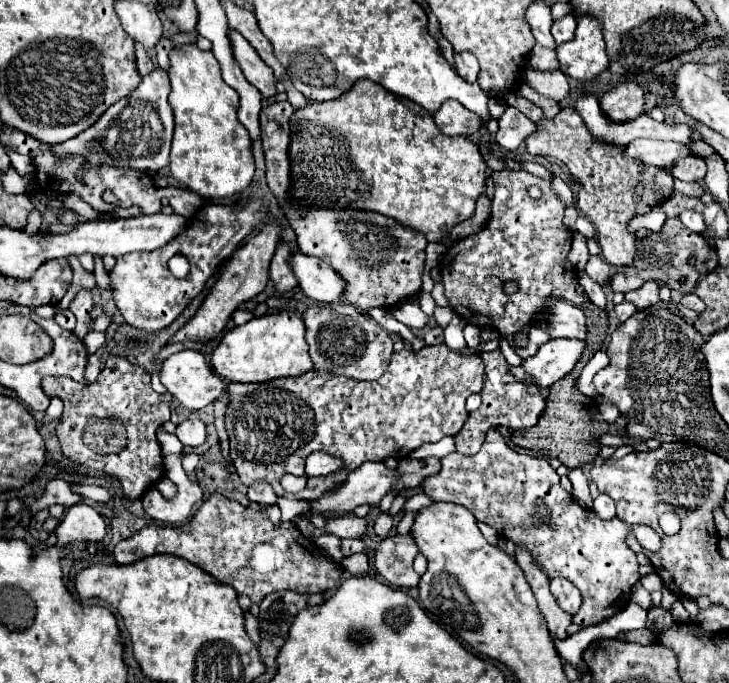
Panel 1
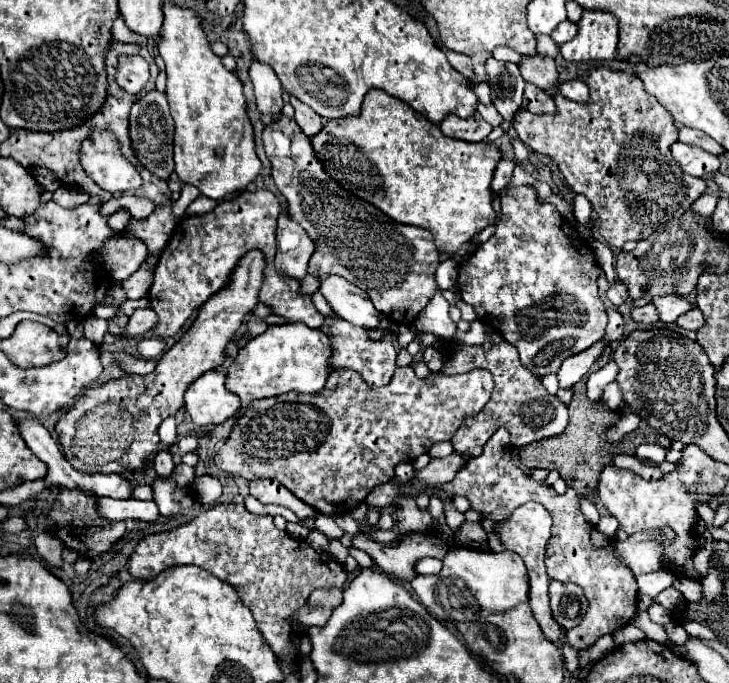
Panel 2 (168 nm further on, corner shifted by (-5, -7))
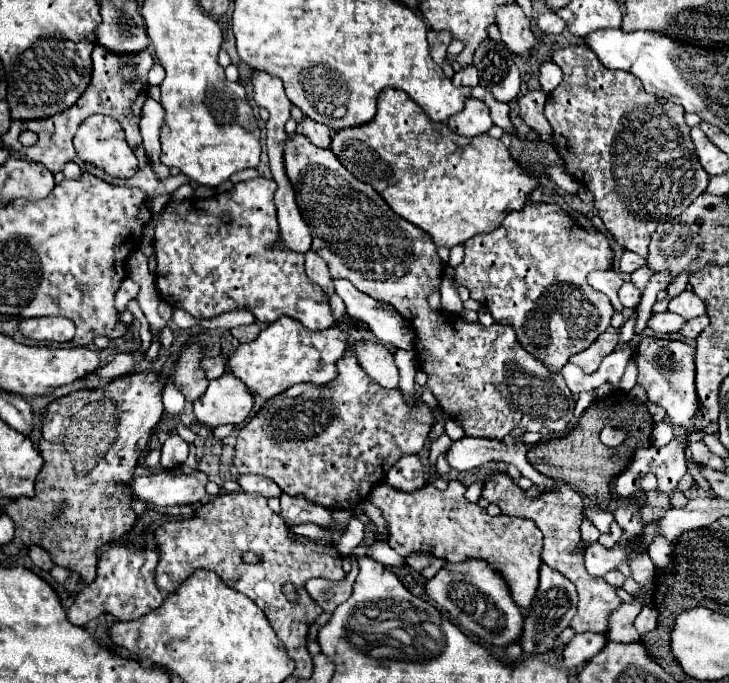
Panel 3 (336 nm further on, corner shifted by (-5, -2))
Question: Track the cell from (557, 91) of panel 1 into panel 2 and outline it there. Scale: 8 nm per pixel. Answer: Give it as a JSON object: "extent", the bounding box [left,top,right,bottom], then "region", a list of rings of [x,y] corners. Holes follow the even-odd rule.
{"extent":[519,54,559,90],"region":[[[541,54],[523,56],[519,62],[519,68],[521,68],[521,76],[525,78],[525,82],[531,82],[541,90],[551,90],[559,82],[555,60],[549,56],[541,56]]]}

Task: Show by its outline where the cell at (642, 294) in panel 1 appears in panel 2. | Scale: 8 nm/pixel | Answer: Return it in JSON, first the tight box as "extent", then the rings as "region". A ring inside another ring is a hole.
{"extent":[653,296,693,322],"region":[[[657,296],[653,298],[653,306],[657,308],[663,322],[675,322],[679,316],[693,308],[693,304],[681,296]]]}

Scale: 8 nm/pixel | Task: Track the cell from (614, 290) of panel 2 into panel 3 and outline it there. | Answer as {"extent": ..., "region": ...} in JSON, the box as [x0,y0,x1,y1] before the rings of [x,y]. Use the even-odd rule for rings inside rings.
{"extent":[619,283,641,307],"region":[[[623,283],[621,289],[619,289],[619,299],[623,303],[623,307],[635,307],[639,303],[639,297],[641,293],[637,291],[637,287],[633,283]]]}

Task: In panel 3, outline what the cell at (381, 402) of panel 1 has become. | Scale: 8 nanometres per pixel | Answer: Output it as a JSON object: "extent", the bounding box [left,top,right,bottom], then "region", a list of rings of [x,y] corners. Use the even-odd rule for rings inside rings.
{"extent":[233,357,443,509],"region":[[[343,357],[337,363],[337,377],[317,387],[317,397],[299,399],[285,393],[271,397],[265,407],[249,419],[241,429],[235,445],[233,465],[237,473],[255,473],[273,479],[283,493],[301,495],[303,499],[323,505],[327,509],[355,509],[367,501],[371,489],[385,481],[387,471],[403,457],[415,455],[423,449],[425,437],[433,423],[443,419],[441,407],[431,409],[421,399],[407,405],[401,389],[383,389],[363,371],[355,357]]]}

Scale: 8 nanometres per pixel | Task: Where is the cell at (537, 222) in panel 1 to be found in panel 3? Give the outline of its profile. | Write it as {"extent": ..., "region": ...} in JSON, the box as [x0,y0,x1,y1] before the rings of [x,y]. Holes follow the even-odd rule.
{"extent":[455,199,613,373],"region":[[[527,199],[525,207],[511,211],[499,229],[465,241],[465,257],[455,267],[455,277],[459,285],[469,289],[471,299],[479,301],[497,323],[505,321],[515,329],[517,341],[525,351],[539,359],[549,371],[559,373],[573,353],[587,349],[611,323],[613,307],[609,297],[587,283],[591,271],[609,267],[611,255],[603,233],[597,235],[581,229],[573,217],[555,203],[533,203]]]}

